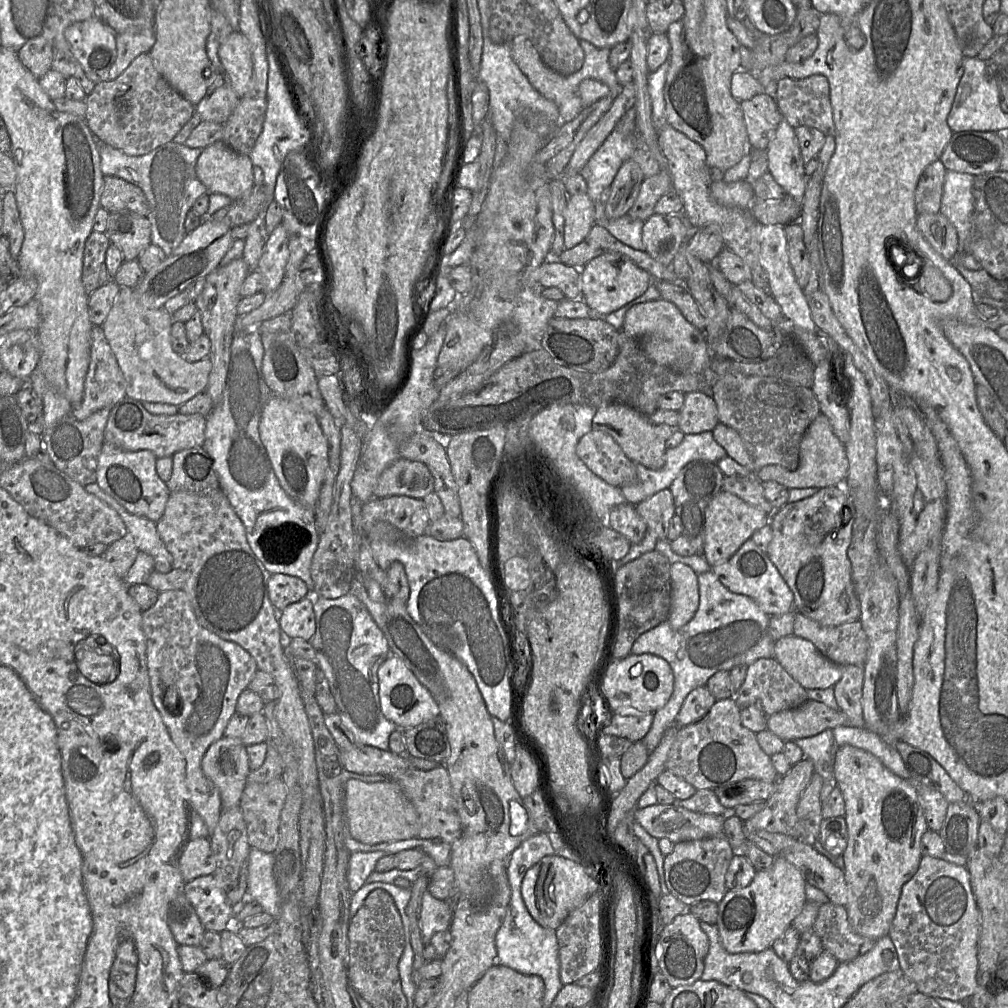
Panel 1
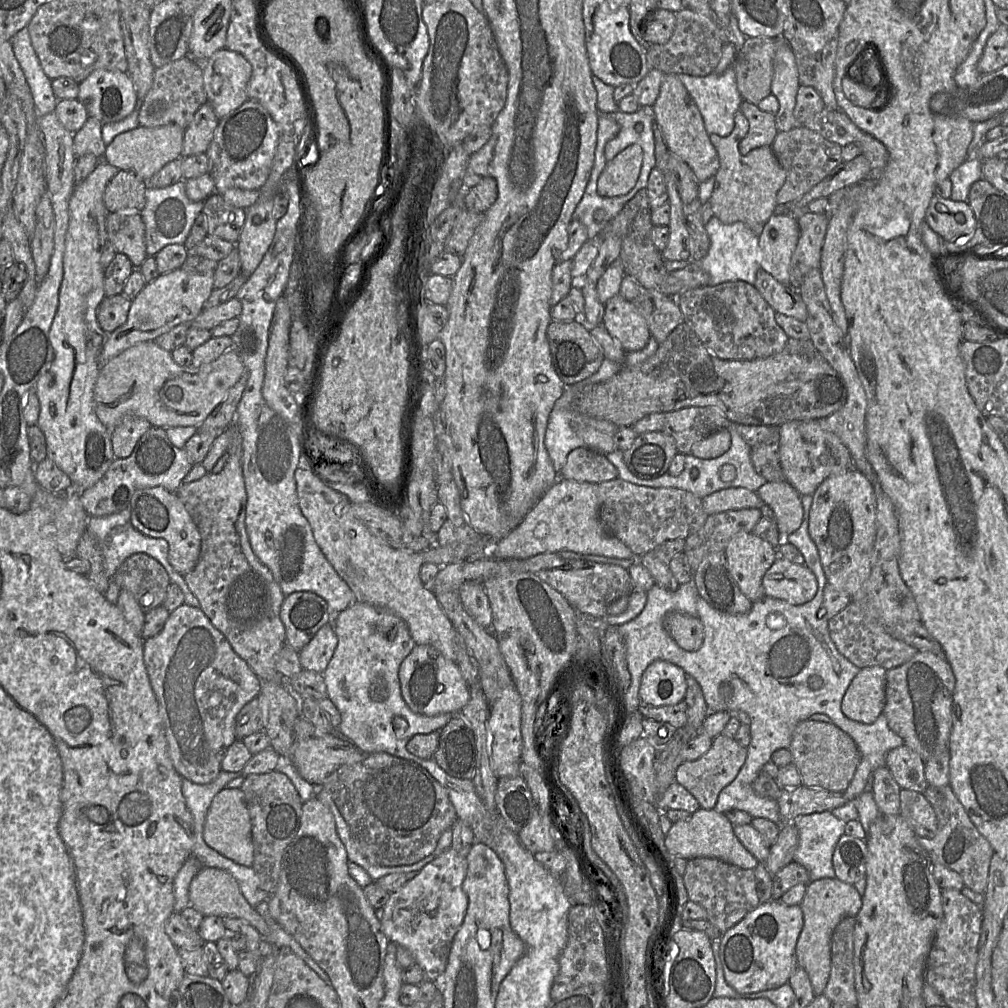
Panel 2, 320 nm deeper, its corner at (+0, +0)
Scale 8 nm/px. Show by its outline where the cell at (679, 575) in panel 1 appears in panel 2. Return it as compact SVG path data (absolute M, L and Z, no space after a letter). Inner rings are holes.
M670 612L663 620L663 626L673 640L686 651L697 651L704 641L704 626L697 616Z

